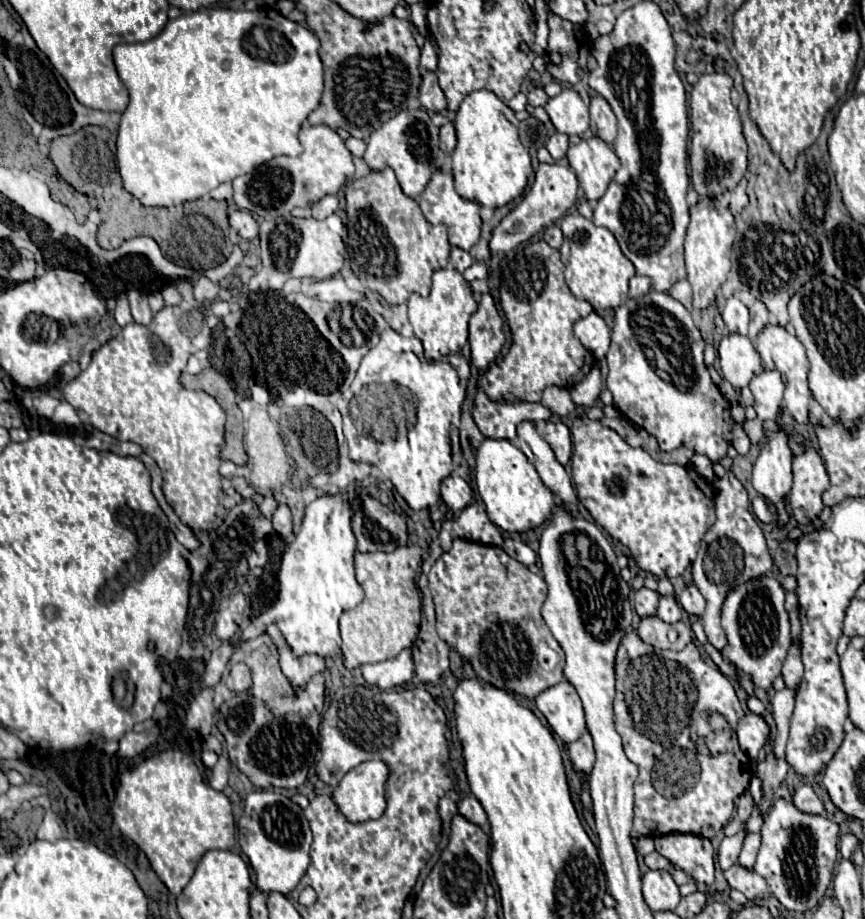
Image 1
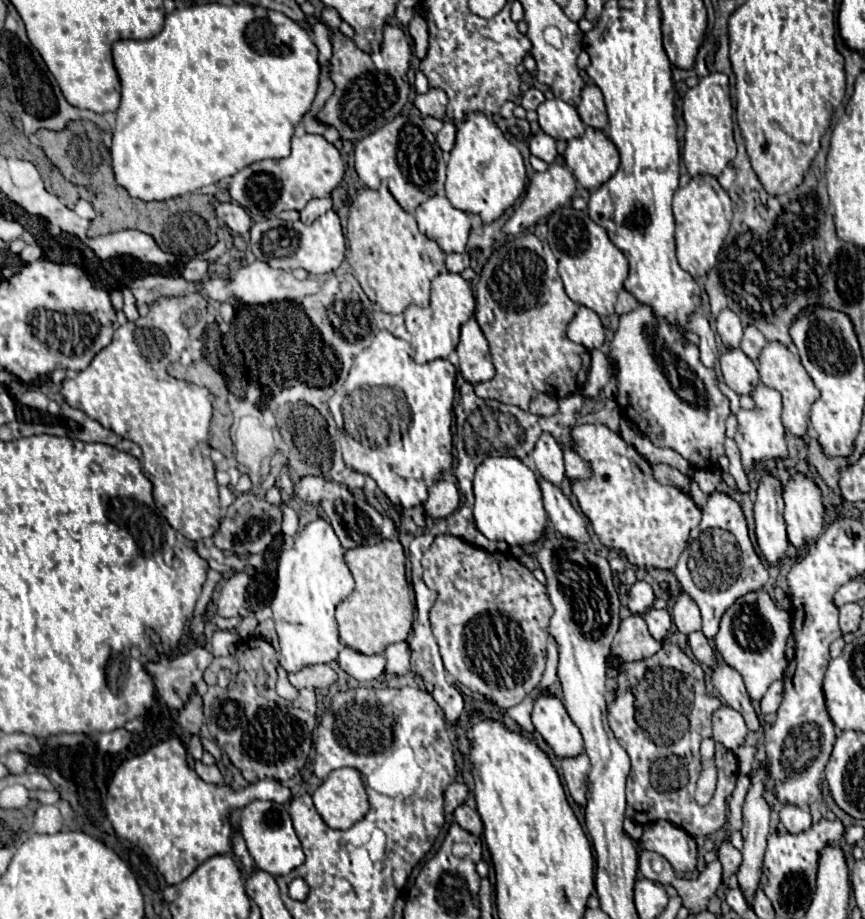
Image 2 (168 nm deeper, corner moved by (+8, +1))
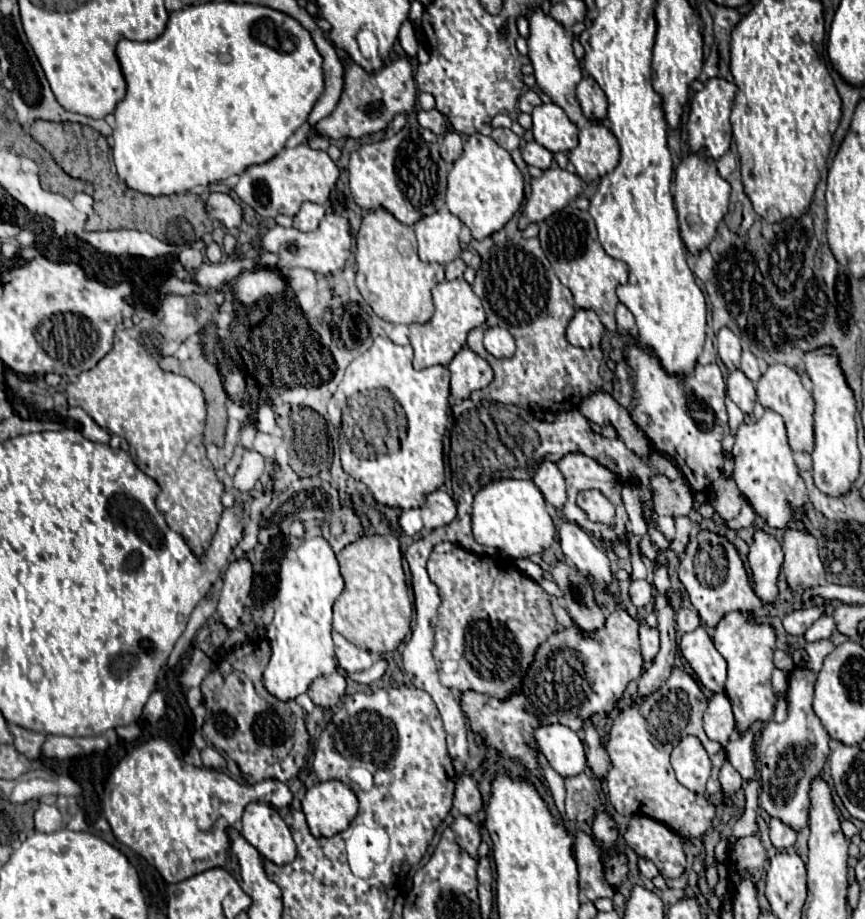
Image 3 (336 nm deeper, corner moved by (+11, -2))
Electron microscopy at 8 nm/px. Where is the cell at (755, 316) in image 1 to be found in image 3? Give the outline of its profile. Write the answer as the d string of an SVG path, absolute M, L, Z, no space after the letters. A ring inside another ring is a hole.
M745 349L743 355L741 355L741 371L755 383L759 377L761 377L761 367L759 367L759 359L749 351Z

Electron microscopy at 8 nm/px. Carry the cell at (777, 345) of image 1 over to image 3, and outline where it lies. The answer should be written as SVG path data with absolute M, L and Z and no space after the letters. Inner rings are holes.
M773 363L767 367L767 371L761 375L761 379L755 383L757 389L757 399L763 407L773 409L779 413L785 421L787 427L787 437L789 445L793 451L811 451L813 449L813 407L815 401L811 393L803 387L799 375L787 367L785 363Z

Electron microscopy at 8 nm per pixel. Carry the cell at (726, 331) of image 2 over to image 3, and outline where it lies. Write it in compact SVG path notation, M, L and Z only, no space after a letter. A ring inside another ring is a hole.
M723 327L717 333L717 351L719 351L719 357L721 357L721 361L725 363L725 367L729 371L731 369L739 369L741 341L739 341L739 337L729 327Z

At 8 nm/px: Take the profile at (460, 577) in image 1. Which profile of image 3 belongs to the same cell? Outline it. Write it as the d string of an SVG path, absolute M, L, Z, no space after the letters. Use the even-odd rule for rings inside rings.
M449 541L433 547L427 573L441 597L433 647L441 683L449 689L485 693L499 701L511 699L519 691L537 647L557 627L547 593L517 571L513 559L481 557Z

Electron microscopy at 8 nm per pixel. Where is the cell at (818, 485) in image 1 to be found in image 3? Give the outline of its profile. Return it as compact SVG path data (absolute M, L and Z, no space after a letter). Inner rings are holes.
M785 529L783 535L783 553L785 553L785 563L783 563L783 571L787 575L787 583L791 589L797 589L799 585L803 587L815 587L823 583L823 575L825 575L825 565L819 559L817 553L817 537L807 531L807 529Z

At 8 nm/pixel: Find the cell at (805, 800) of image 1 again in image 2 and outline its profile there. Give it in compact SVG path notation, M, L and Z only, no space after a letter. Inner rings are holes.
M786 804L778 816L780 816L780 826L786 832L796 834L810 828L810 812L806 808L796 808L792 804Z

